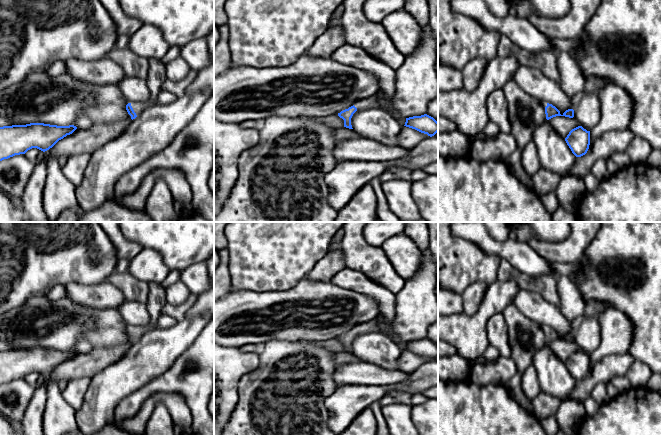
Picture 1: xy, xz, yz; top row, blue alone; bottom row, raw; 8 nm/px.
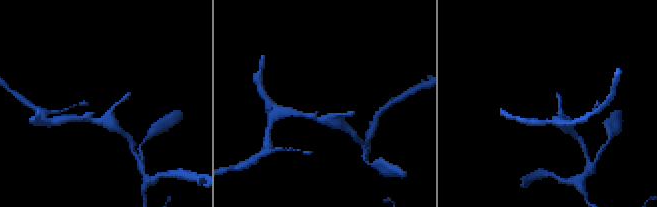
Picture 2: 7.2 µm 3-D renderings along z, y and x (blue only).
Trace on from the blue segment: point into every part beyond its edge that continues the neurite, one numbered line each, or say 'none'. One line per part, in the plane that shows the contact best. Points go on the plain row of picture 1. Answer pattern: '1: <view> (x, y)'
1: xy (156, 300)

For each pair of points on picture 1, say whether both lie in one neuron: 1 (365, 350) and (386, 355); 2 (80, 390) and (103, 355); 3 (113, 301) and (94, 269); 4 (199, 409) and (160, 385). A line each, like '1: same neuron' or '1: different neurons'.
1: same neuron
2: different neurons
3: different neurons
4: same neuron

